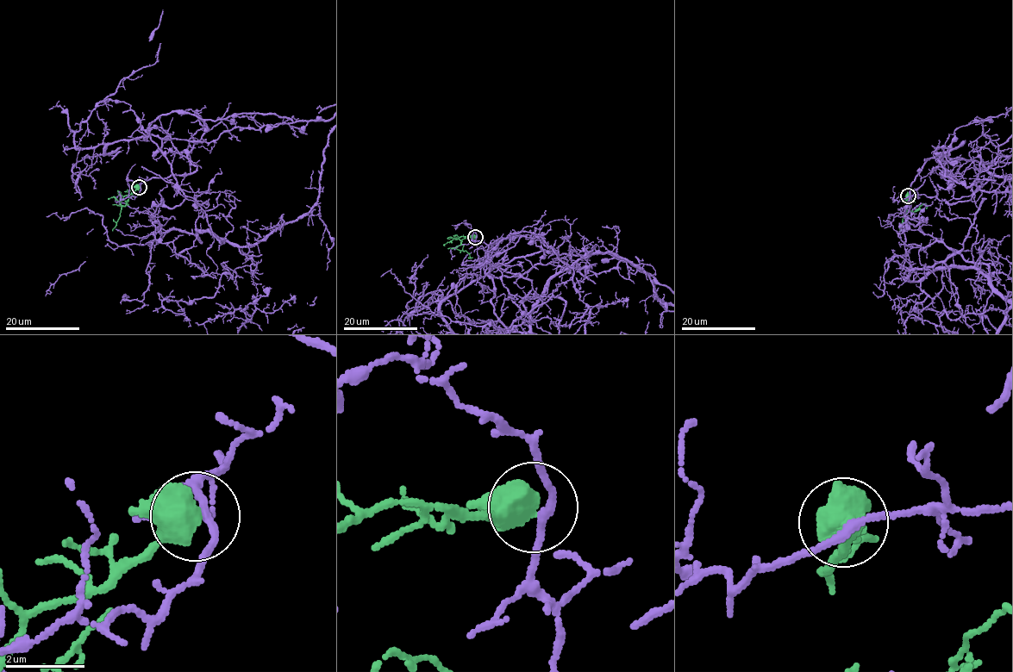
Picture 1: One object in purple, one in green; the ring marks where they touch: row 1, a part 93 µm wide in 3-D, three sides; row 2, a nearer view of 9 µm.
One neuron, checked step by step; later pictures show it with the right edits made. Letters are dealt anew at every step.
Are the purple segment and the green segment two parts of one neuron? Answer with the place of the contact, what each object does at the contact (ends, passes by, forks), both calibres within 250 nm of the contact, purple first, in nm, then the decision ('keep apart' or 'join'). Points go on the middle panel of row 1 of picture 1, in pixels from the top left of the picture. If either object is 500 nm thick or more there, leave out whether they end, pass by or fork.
(475, 237) | 180/550 nm | keep apart

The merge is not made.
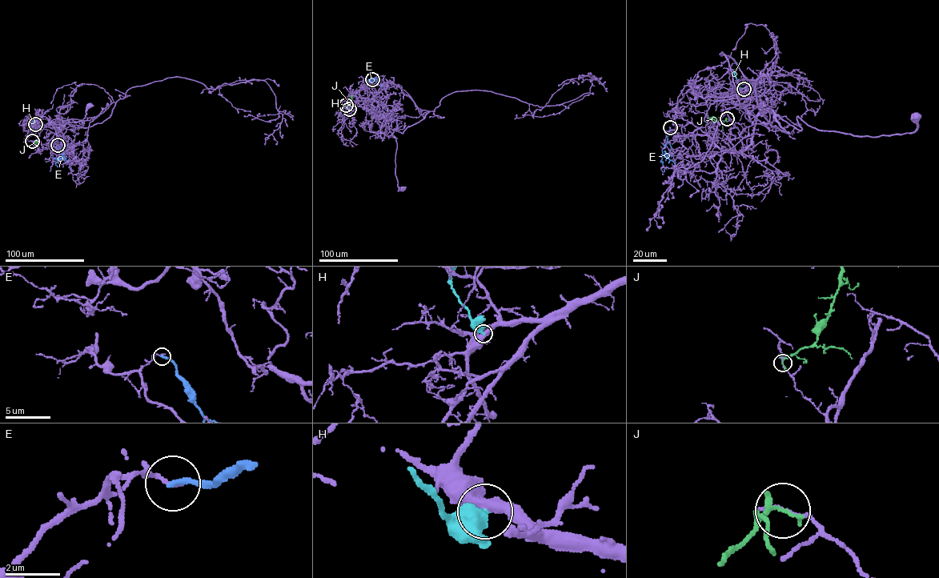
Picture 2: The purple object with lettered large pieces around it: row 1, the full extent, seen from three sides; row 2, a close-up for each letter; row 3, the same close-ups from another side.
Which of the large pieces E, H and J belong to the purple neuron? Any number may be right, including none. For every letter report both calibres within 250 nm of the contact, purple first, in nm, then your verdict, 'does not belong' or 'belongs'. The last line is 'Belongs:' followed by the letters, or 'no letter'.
E: calibres 100 and 200 nm; does not belong
H: calibres 440 and 480 nm; does not belong
J: calibres 130 and 240 nm; does not belong
Belongs: no letter

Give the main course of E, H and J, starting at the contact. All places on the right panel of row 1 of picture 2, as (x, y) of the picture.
E: (670, 127), (660, 156), (663, 171)
H: (744, 89), (736, 79), (734, 69)
J: (727, 118), (722, 122), (708, 118), (706, 125)

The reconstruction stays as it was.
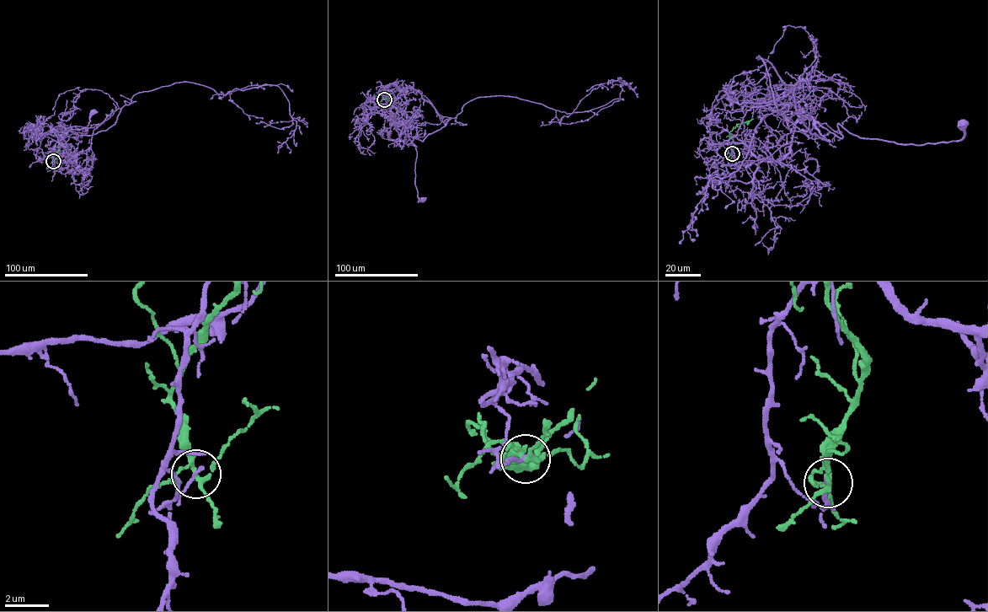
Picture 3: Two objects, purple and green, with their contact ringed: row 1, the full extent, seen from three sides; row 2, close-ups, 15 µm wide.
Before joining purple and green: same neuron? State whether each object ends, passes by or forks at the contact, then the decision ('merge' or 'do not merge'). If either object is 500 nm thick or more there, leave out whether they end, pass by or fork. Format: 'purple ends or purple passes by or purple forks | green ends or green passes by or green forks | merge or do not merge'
purple ends | green forks | merge

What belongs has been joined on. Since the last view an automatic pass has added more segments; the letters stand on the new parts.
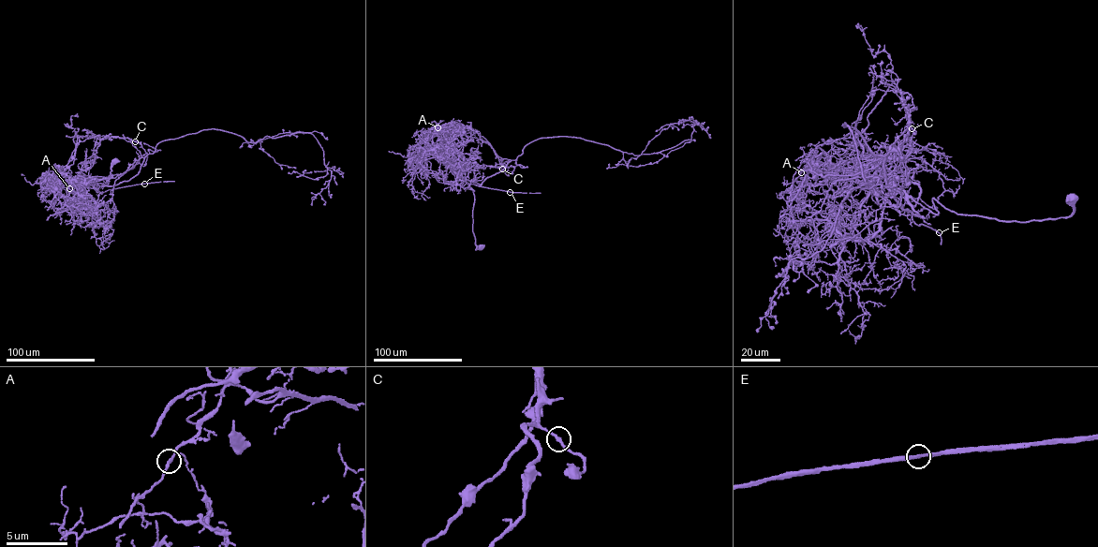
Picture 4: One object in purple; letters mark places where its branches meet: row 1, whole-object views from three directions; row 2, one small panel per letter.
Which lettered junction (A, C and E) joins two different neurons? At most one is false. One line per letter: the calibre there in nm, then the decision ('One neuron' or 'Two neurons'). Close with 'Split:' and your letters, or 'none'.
A: Thickness 240 nm. Two neurons
C: Thickness 240 nm. One neuron
E: Thickness 280 nm. One neuron
Split: A

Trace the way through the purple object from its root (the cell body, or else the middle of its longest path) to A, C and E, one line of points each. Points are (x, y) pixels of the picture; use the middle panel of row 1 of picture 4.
A: (480, 247), (476, 249), (472, 231), (474, 196), (469, 186), (474, 190), (429, 144), (428, 137), (437, 127)
C: (480, 247), (469, 186), (474, 190), (447, 162), (461, 170), (469, 164), (502, 169)
E: (480, 247), (476, 249), (472, 231), (474, 196), (469, 186), (474, 190), (461, 172), (463, 181), (510, 192)

